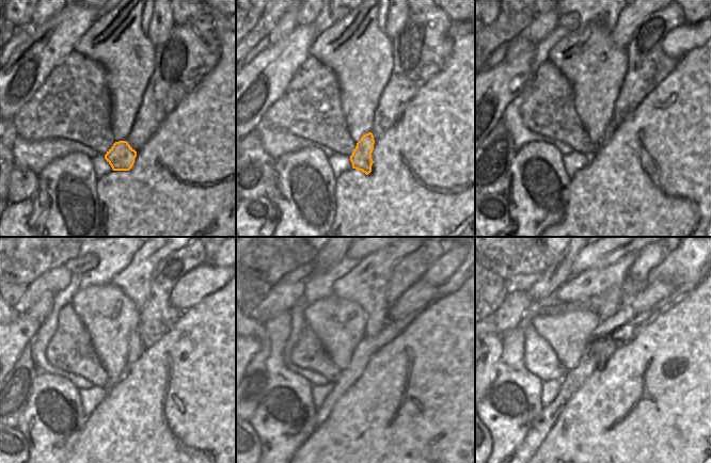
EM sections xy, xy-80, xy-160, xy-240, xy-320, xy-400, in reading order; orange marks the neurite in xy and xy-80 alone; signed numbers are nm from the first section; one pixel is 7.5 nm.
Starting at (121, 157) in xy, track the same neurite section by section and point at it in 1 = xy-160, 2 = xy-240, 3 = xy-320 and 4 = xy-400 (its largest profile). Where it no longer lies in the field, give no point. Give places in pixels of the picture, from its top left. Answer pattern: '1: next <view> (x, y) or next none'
1: next xy-160 (610, 129)
2: next xy-240 (136, 348)
3: next xy-320 (367, 284)
4: next xy-400 (588, 284)

